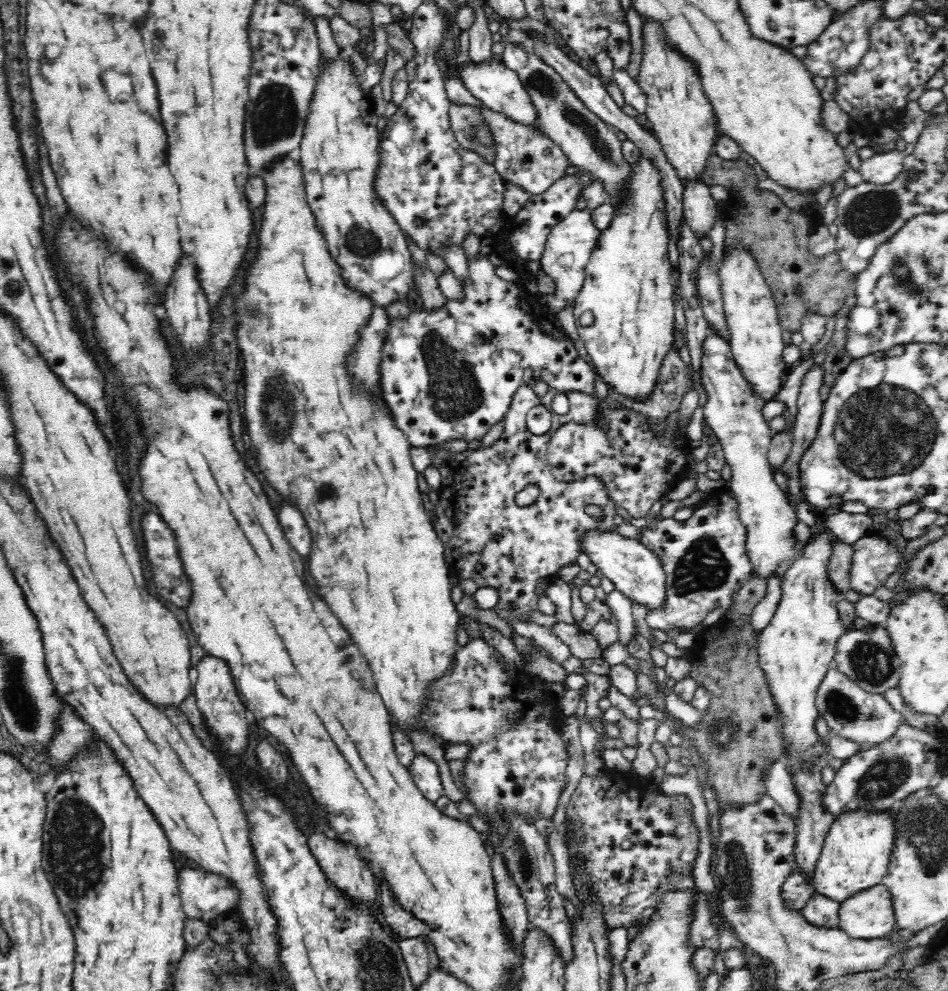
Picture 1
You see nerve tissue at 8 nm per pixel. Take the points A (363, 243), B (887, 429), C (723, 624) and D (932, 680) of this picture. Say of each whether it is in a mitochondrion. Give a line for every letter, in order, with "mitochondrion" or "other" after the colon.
A: mitochondrion
B: mitochondrion
C: other
D: other

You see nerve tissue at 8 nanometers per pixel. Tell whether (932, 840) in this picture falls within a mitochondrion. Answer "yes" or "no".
yes

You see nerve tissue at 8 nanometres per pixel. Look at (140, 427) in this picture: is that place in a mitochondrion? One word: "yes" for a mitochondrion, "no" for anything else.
no

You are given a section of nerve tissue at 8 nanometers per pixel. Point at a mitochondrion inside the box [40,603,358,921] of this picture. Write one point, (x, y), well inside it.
(77, 856)

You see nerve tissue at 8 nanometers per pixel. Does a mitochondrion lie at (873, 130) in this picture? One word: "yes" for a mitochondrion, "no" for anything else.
no

